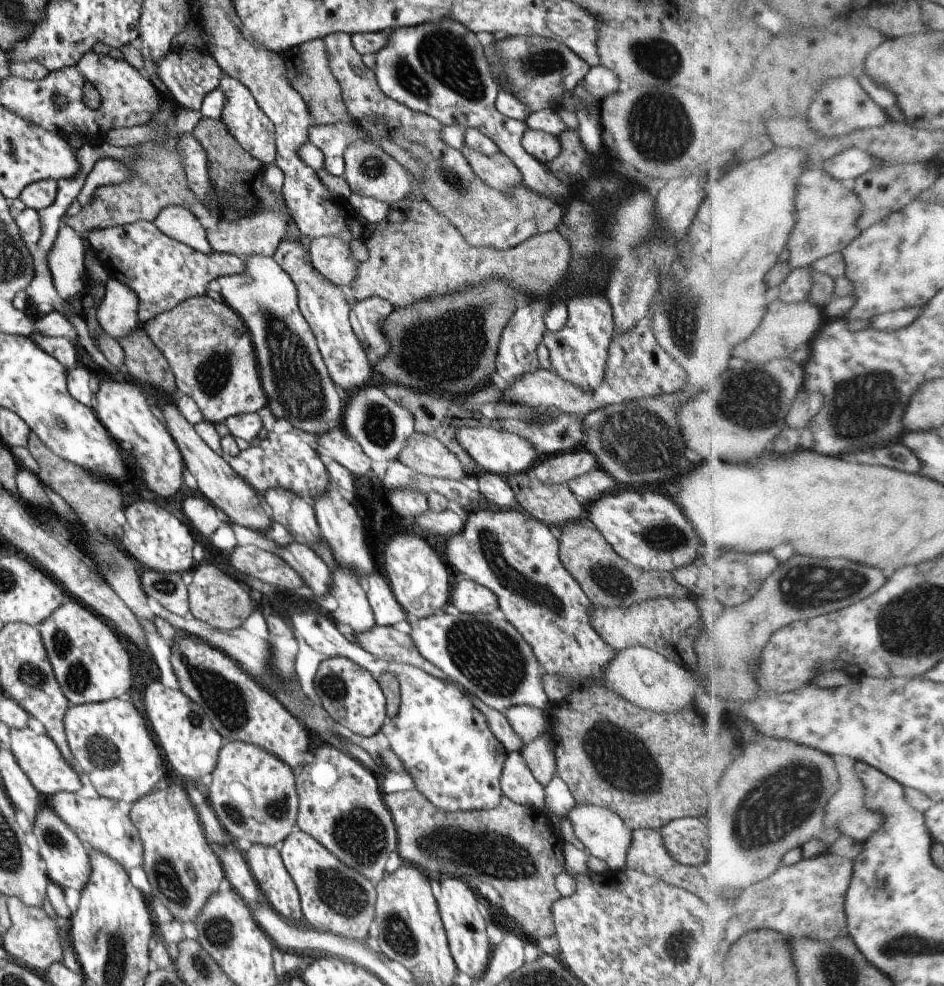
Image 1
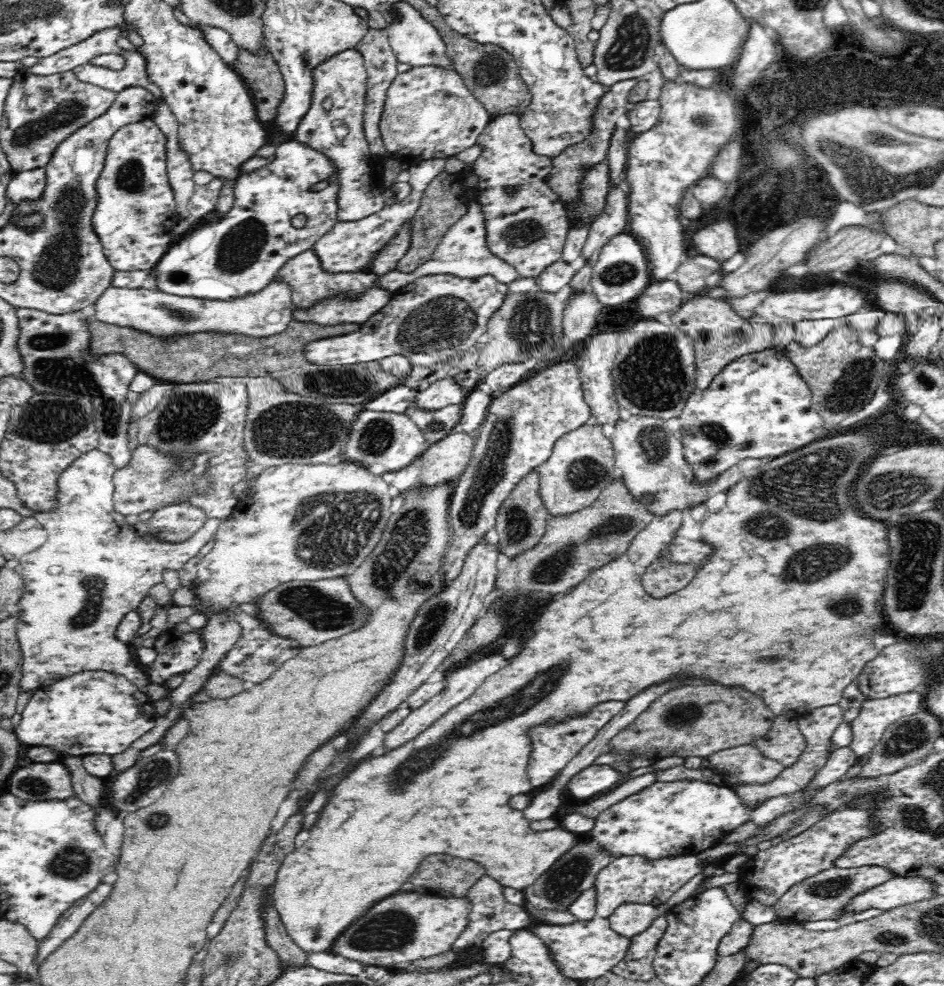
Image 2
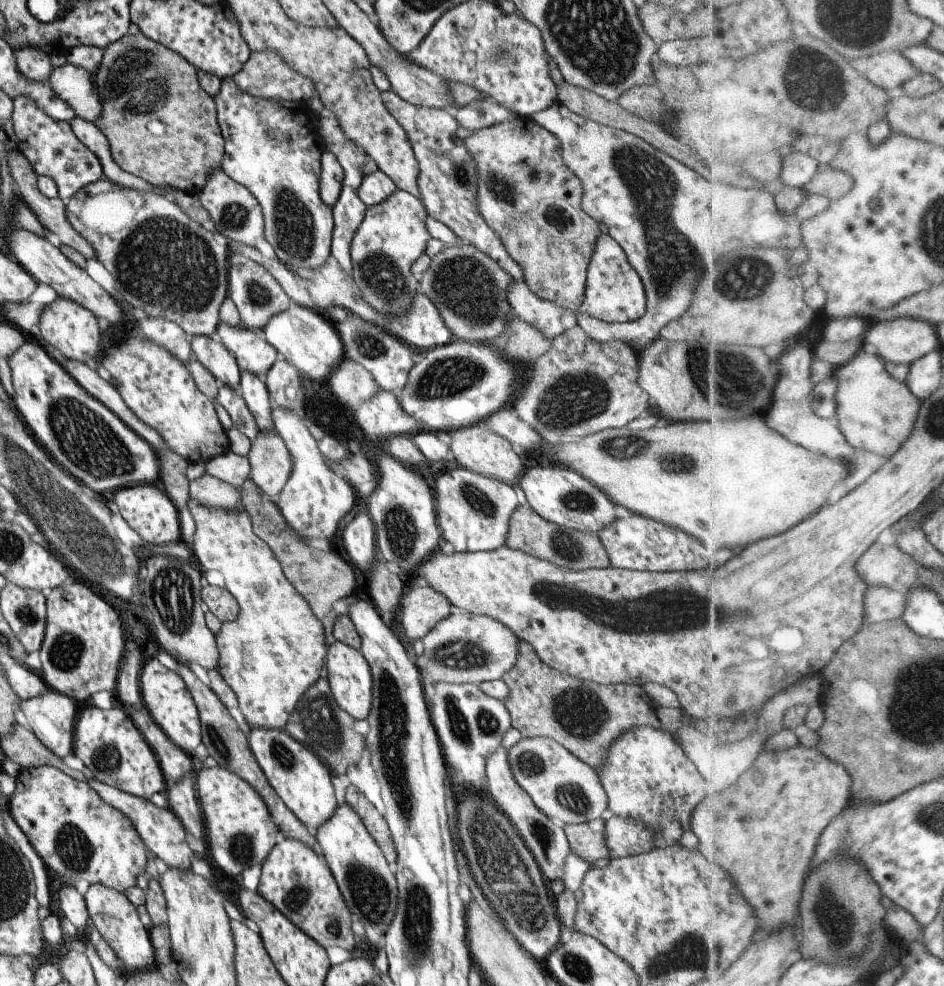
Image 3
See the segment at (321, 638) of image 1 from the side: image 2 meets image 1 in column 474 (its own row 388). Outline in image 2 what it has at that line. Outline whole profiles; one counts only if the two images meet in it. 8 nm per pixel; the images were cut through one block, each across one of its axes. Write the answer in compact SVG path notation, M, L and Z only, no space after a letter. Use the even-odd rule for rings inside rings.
M781 346L742 354L734 362L728 362L728 366L724 366L720 374L714 376L710 387L697 390L690 396L684 411L678 416L680 431L676 434L682 443L687 464L692 467L693 476L697 482L710 482L743 459L776 459L815 440L826 438L828 432L819 413L813 410L812 401L811 389Z

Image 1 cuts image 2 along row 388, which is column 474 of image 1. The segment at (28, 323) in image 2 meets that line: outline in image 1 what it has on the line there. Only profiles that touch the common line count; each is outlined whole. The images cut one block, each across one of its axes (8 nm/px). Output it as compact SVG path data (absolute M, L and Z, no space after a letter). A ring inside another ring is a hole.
M442 20L425 23L416 27L403 27L392 31L387 46L376 55L374 70L380 89L393 100L403 103L411 110L431 117L442 127L461 125L478 130L487 138L499 145L505 156L515 164L523 175L525 184L542 197L552 199L561 208L561 198L569 196L563 185L560 185L550 174L546 173L521 143L522 135L527 131L527 123L522 120L512 120L503 116L496 109L495 103L500 92L495 77L487 64L486 48L480 44L473 31L468 31L462 24L455 21Z

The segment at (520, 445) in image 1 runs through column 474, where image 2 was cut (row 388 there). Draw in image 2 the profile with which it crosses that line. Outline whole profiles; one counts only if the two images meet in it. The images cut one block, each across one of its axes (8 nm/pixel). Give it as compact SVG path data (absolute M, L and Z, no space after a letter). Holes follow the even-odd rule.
M446 377L419 392L414 405L416 408L434 412L450 404L463 405L468 394L469 391L462 390L454 378Z

